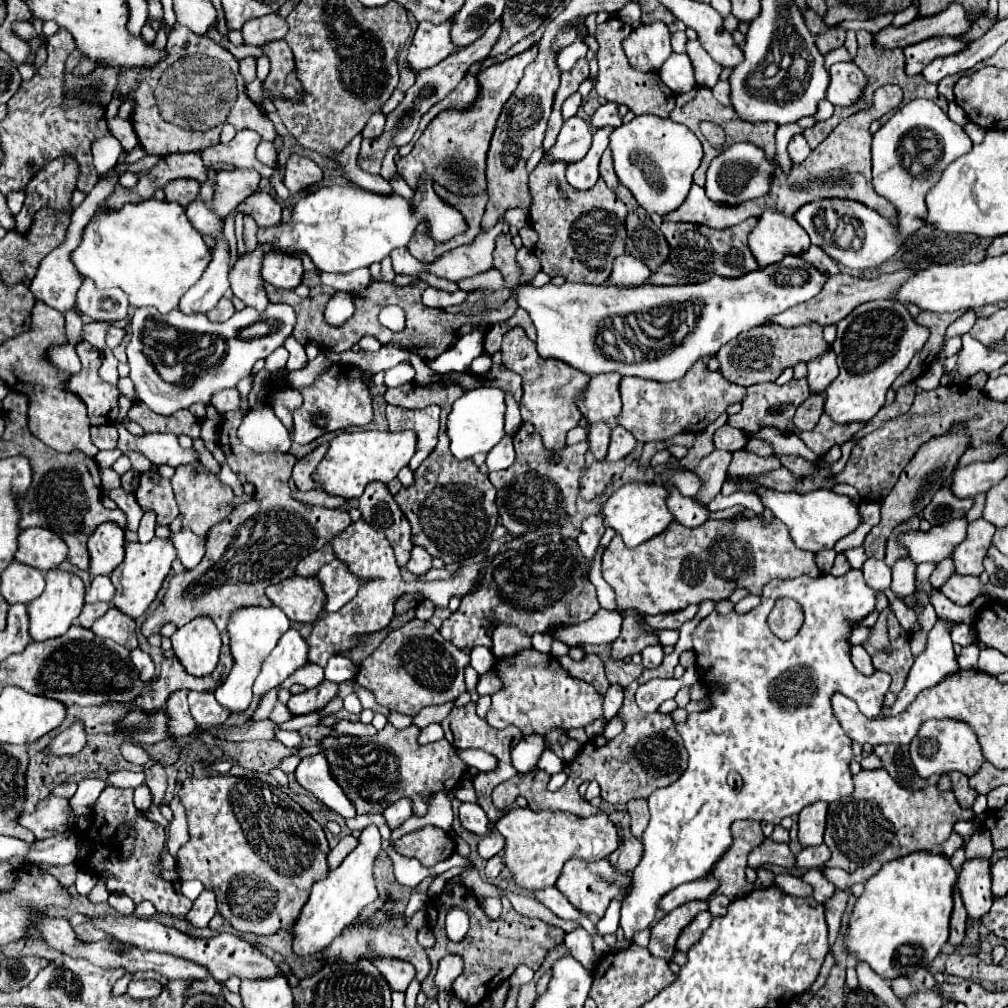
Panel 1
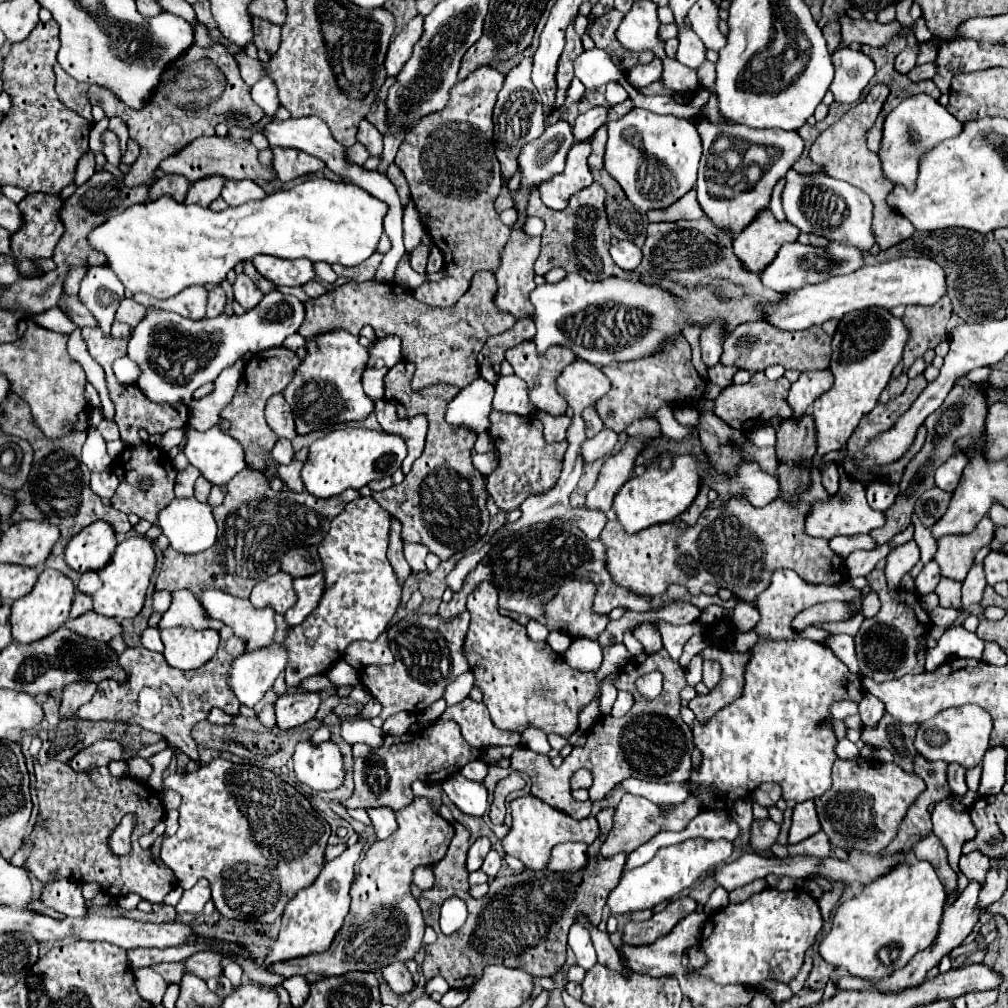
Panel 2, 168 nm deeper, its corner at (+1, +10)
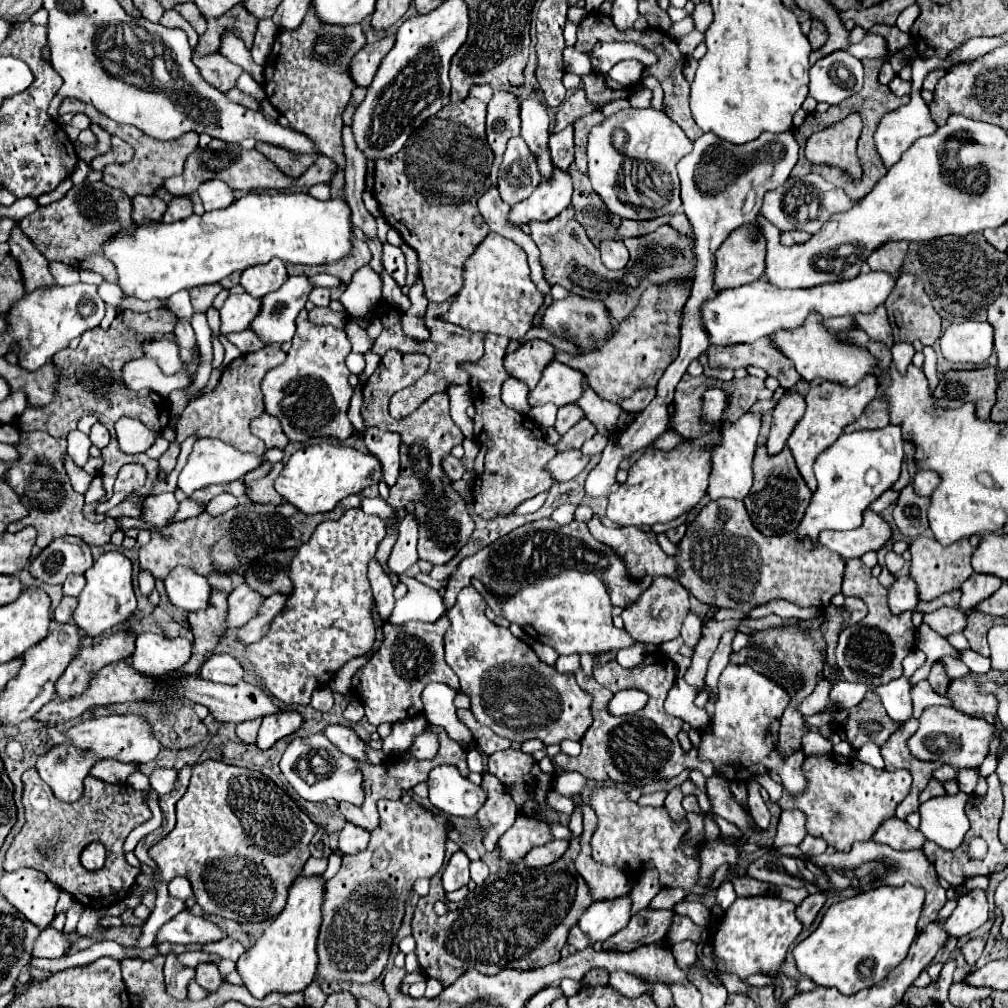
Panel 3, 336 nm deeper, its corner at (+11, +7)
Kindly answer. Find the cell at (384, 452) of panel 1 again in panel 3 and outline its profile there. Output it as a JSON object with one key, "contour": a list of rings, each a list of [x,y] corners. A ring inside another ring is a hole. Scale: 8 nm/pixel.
{"contour":[[[318,443],[298,449],[286,463],[284,471],[276,479],[276,491],[292,505],[304,513],[324,513],[332,511],[338,501],[348,495],[360,493],[368,485],[382,481],[380,459],[372,453],[364,453],[356,447],[338,443]]]}

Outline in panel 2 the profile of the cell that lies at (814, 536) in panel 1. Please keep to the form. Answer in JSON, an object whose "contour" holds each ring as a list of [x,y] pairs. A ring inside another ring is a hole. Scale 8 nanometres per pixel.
{"contour":[[[842,480],[840,490],[836,496],[832,496],[826,502],[816,502],[812,506],[812,514],[806,518],[806,534],[814,538],[834,538],[834,536],[856,536],[856,534],[870,534],[872,530],[884,526],[884,512],[872,510],[866,502],[866,494],[858,492],[864,490],[862,484]]]}

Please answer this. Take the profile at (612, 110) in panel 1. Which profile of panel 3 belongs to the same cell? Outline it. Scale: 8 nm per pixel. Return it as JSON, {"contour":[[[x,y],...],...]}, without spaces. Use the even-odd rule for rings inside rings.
{"contour":[[[568,125],[564,131],[550,135],[548,147],[552,163],[560,169],[568,169],[568,165],[574,161],[574,127]]]}

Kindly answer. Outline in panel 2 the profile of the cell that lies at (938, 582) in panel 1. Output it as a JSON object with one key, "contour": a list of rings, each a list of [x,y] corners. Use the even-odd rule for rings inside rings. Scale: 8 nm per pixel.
{"contour":[[[932,560],[932,562],[928,562],[928,564],[922,568],[922,572],[916,576],[916,592],[918,592],[920,596],[926,596],[926,594],[934,592],[934,588],[936,588],[938,582],[940,582],[940,568],[938,568],[938,564]]]}

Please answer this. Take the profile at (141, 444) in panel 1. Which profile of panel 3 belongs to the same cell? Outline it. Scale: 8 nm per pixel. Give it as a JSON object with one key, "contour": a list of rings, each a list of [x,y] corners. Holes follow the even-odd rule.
{"contour":[[[198,439],[194,443],[194,449],[188,457],[186,467],[182,469],[180,477],[178,477],[178,489],[182,489],[186,495],[192,495],[194,491],[208,487],[208,485],[216,485],[216,483],[230,483],[236,481],[240,477],[244,477],[248,471],[256,469],[260,463],[264,461],[264,457],[256,457],[252,453],[242,453],[236,451],[234,447],[226,445],[220,439]]]}

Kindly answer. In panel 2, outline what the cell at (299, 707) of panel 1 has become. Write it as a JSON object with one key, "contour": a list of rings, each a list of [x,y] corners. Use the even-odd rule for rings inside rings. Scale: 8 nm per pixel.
{"contour":[[[286,692],[276,700],[276,726],[282,730],[298,728],[314,718],[320,696],[312,692]]]}

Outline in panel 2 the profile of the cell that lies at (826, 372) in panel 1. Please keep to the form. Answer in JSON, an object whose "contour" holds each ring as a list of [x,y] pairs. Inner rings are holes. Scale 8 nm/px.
{"contour":[[[816,370],[816,372],[802,372],[800,378],[790,386],[788,402],[792,410],[792,420],[798,422],[812,406],[812,402],[830,390],[834,378],[830,370]]]}

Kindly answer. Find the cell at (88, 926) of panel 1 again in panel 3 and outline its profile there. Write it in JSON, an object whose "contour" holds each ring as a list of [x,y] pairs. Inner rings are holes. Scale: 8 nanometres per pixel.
{"contour":[[[182,911],[176,915],[176,919],[170,919],[168,923],[164,923],[164,927],[158,931],[156,935],[156,945],[168,941],[168,943],[180,943],[180,945],[188,945],[188,943],[212,943],[212,941],[220,941],[224,937],[224,933],[210,921],[196,917],[188,911]]]}

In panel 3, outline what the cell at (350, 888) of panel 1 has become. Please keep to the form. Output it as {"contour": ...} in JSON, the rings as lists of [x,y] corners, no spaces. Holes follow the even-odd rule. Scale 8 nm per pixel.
{"contour":[[[322,875],[298,877],[290,887],[284,911],[270,923],[264,935],[238,959],[236,969],[244,979],[244,985],[256,999],[262,999],[266,993],[272,991],[280,993],[304,991],[314,981],[318,967],[316,943],[322,925],[322,905],[324,905]]]}

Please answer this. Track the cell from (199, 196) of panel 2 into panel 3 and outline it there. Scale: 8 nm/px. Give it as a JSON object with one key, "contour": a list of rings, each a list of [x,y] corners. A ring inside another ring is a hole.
{"contour":[[[174,197],[168,203],[168,211],[164,213],[162,221],[172,223],[176,219],[186,219],[188,215],[192,215],[192,201],[188,197]]]}

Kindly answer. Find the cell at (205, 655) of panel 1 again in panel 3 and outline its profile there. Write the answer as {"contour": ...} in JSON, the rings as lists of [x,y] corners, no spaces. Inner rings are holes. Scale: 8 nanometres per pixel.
{"contour":[[[140,633],[136,637],[134,663],[136,671],[148,675],[166,675],[182,667],[192,655],[192,643],[184,637],[166,637],[158,633]]]}

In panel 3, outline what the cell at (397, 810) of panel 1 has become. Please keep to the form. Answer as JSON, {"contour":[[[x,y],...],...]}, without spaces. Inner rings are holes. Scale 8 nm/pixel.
{"contour":[[[346,823],[344,829],[340,831],[340,839],[338,839],[338,849],[346,855],[354,855],[358,851],[364,851],[370,843],[370,831],[358,827],[358,825],[352,825],[352,823]]]}

